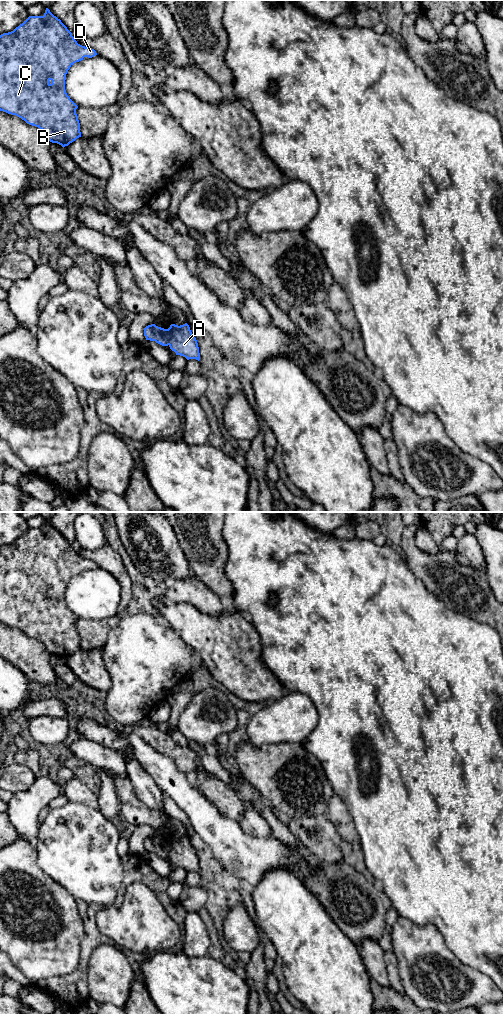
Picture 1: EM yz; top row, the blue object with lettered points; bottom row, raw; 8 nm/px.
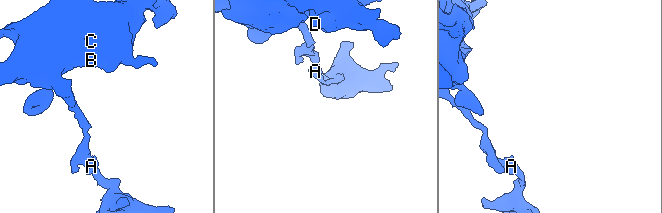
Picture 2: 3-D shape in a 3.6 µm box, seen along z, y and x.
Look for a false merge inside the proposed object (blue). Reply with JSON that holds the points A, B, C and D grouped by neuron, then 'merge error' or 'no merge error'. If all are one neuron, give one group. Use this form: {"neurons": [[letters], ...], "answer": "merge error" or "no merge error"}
{"neurons": [["A"], ["B", "C", "D"]], "answer": "merge error"}

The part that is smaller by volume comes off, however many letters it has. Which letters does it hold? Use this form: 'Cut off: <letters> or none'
Cut off: A

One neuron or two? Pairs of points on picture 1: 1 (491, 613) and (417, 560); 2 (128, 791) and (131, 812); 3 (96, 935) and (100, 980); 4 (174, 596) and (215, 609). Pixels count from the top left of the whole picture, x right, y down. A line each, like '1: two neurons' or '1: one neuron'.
1: one neuron
2: one neuron
3: two neurons
4: one neuron

